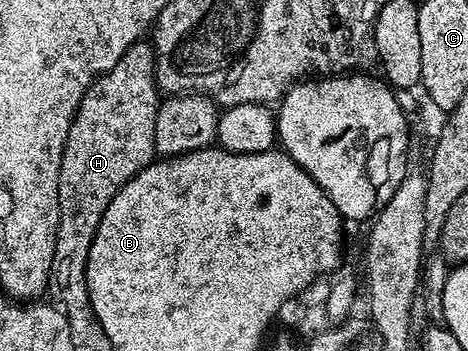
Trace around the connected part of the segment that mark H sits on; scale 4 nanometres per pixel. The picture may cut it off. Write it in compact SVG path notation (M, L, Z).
M141 41L132 44L130 49L126 49L118 65L114 65L114 69L110 69L105 75L99 75L88 86L88 92L84 94L74 113L70 133L66 137L62 169L58 173L58 241L54 241L54 265L50 269L47 294L60 298L58 303L64 315L68 321L74 321L78 329L92 327L96 319L94 309L90 305L86 265L90 257L90 245L102 221L102 213L106 213L110 201L114 201L118 189L122 189L126 181L130 181L143 167L149 167L157 158L154 145L154 125L158 106L155 74L156 55L152 52L151 42Z

